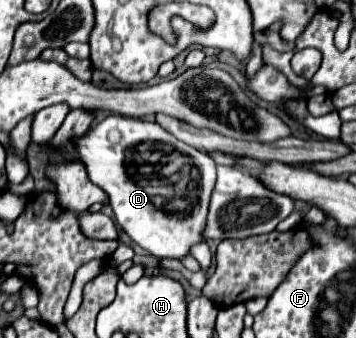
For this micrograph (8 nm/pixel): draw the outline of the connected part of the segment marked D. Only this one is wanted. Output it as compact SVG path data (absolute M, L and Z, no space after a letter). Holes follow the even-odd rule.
M119 114L107 116L83 138L75 138L73 144L81 154L91 182L109 194L115 220L131 236L131 240L135 240L149 254L157 258L181 260L189 256L193 244L205 240L201 238L201 230L205 230L209 198L213 194L213 182L217 180L217 164L207 152L179 142L157 122L125 118ZM173 150L183 156L189 154L193 168L199 170L197 192L183 190L179 180L173 184L169 182L169 176L173 174L173 170L169 170L169 154Z

